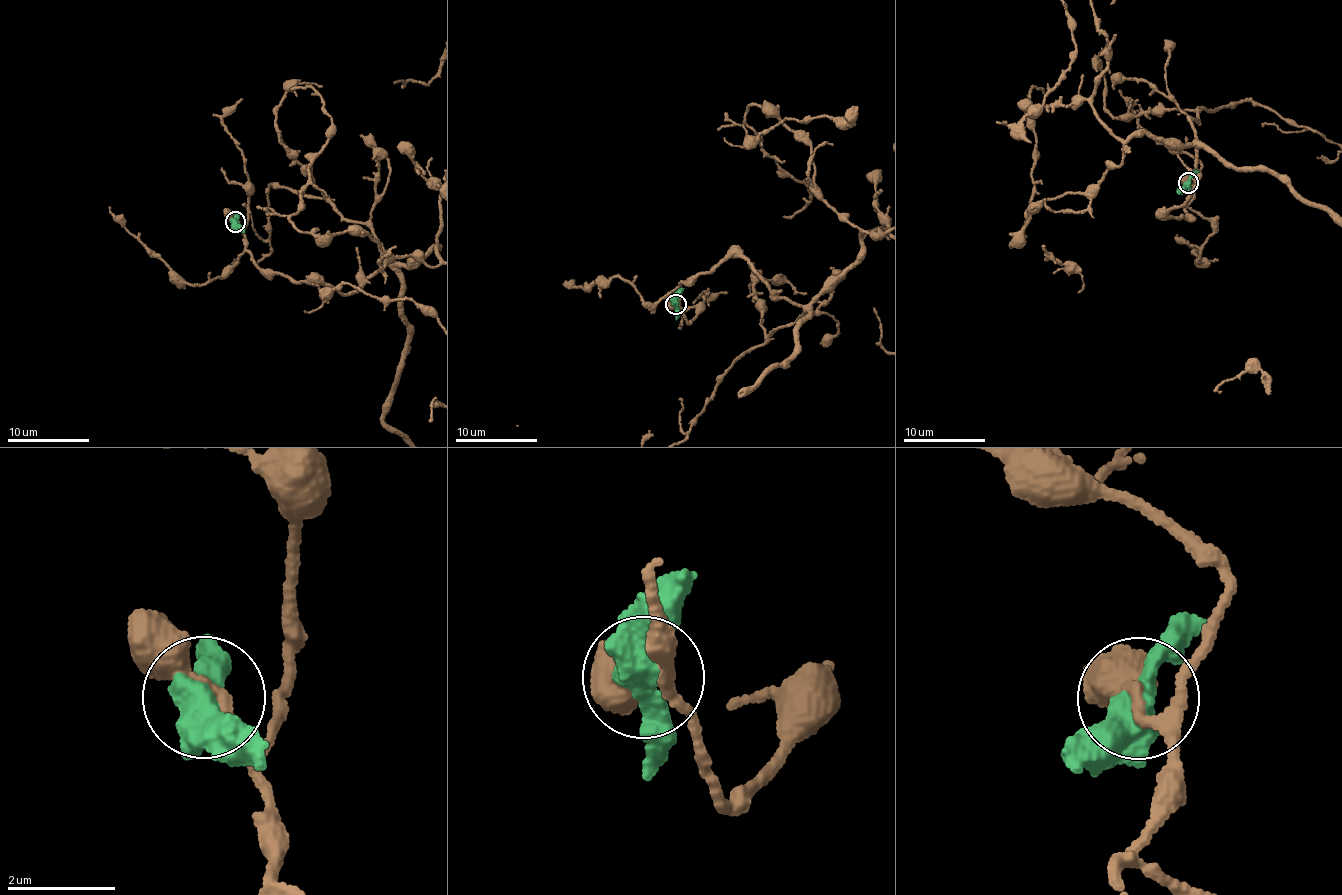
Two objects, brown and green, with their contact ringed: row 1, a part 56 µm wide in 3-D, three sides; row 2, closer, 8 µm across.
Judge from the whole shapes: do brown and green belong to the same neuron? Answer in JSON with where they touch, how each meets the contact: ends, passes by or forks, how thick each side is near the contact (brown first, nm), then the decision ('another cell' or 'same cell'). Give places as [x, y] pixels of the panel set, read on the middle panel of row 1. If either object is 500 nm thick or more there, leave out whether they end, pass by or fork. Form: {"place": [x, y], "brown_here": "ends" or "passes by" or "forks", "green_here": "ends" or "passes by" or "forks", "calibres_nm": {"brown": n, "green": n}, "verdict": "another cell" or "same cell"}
{"place": [675, 304], "calibres_nm": {"brown": 280, "green": 550}, "verdict": "another cell"}

